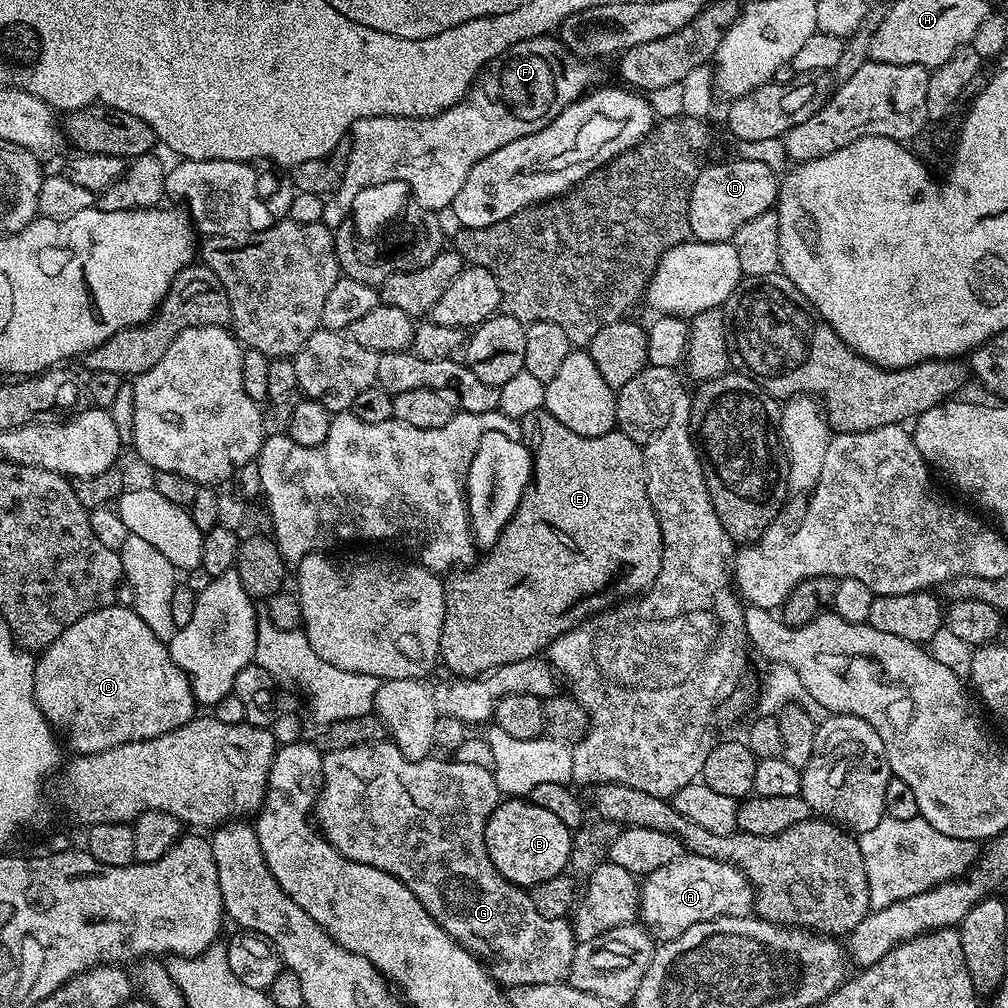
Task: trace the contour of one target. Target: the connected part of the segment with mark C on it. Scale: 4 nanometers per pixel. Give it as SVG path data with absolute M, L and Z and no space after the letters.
M123 603L95 608L90 614L78 618L46 649L39 653L34 670L34 698L57 733L73 748L73 753L89 756L105 752L126 742L158 738L158 734L172 732L190 722L197 715L196 695L187 674L172 661L165 641L160 640L142 622L135 607L123 608Z

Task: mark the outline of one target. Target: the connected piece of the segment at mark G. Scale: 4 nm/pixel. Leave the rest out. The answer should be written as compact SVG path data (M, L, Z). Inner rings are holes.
M391 742L354 745L346 749L329 751L324 757L324 789L320 791L314 809L319 831L324 839L331 842L346 858L350 858L354 862L362 862L366 866L374 866L401 880L418 898L418 902L422 902L422 906L428 911L430 918L434 918L434 922L438 922L438 926L442 926L442 930L446 930L468 952L473 952L475 956L479 956L485 961L491 962L493 960L496 963L497 969L495 968L495 971L501 981L509 980L509 985L512 986L561 983L567 977L568 971L571 970L572 955L578 943L572 934L571 923L567 919L542 918L542 914L538 914L538 910L534 910L531 895L517 884L510 883L502 874L498 874L498 870L494 866L494 862L490 862L490 854L486 850L486 842L484 841L486 822L502 799L500 786L496 782L493 769L470 766L466 762L458 762L454 758L448 759L449 761L436 759L407 760L402 754L402 750L398 750L398 746Z

